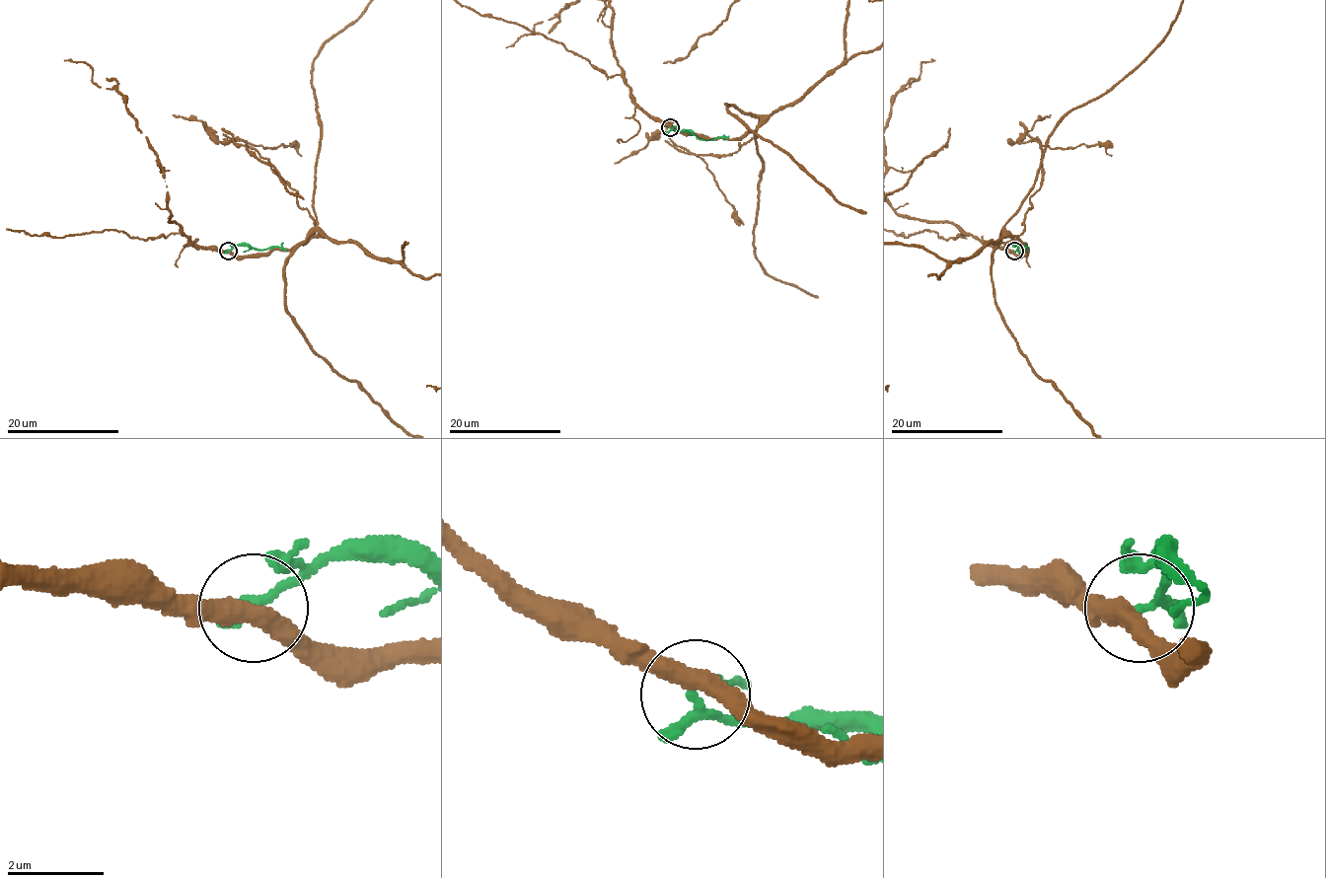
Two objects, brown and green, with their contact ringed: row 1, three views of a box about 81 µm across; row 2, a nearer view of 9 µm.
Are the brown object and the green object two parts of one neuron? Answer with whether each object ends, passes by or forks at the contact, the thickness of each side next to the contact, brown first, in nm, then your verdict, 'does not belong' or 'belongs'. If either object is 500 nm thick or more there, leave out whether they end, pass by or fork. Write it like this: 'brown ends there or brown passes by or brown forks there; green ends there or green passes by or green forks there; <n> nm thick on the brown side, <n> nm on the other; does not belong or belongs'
brown passes by; green passes by; 400 nm thick on the brown side, 180 nm on the other; does not belong

